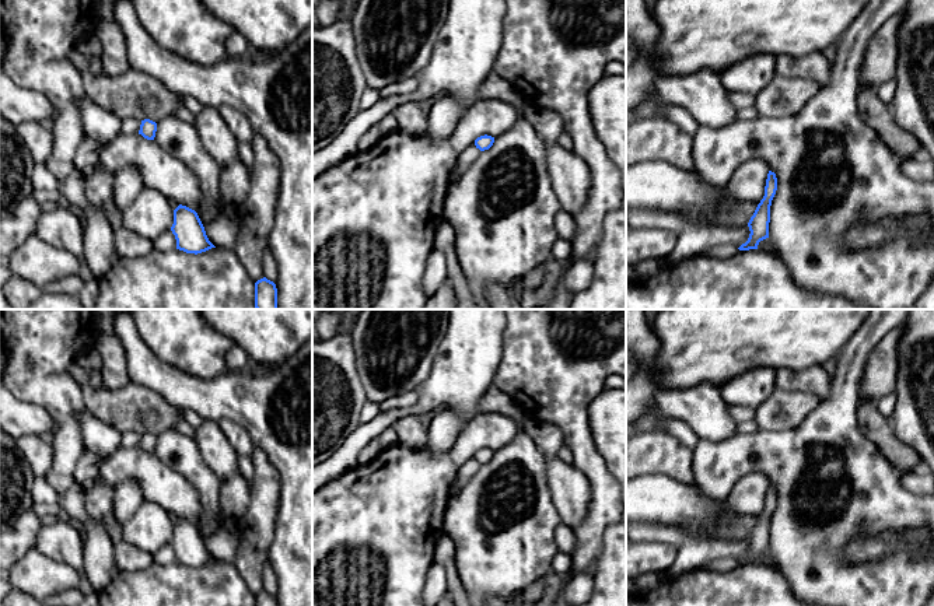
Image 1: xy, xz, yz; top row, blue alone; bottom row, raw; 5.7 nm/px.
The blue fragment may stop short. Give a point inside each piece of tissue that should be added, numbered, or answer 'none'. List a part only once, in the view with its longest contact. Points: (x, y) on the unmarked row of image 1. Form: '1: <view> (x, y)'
none

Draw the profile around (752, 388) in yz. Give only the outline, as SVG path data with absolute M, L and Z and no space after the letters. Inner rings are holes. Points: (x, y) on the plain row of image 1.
M760 367L727 381L718 390L727 404L756 409L776 389L774 376L776 369Z

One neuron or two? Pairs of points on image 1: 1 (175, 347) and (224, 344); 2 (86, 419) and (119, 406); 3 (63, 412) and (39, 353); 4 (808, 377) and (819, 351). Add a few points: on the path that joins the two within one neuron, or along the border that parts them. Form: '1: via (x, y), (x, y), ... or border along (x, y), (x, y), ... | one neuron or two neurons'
1: via (188, 346), (212, 346) | one neuron
2: border along (87, 409), (121, 434) | two neurons
3: via (62, 398), (39, 374), (39, 367) | one neuron
4: border along (822, 364), (800, 370), (782, 368) | two neurons

